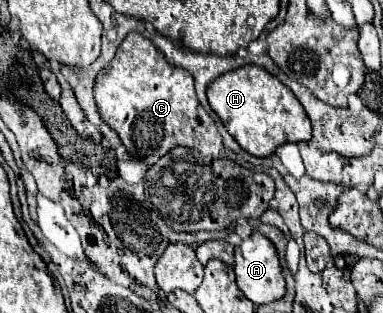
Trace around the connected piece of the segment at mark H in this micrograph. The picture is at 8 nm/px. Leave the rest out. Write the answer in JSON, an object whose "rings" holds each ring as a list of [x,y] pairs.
{"rings":[[[246,65],[232,69],[220,75],[220,79],[212,81],[206,95],[212,111],[222,119],[228,133],[244,151],[254,157],[268,157],[286,141],[298,143],[310,139],[310,119],[300,101],[286,85],[282,85],[262,67]]]}

